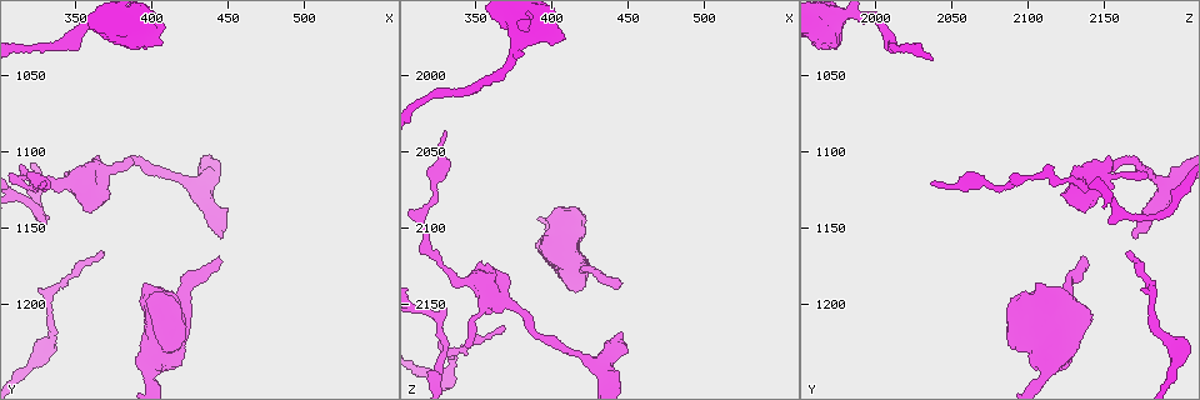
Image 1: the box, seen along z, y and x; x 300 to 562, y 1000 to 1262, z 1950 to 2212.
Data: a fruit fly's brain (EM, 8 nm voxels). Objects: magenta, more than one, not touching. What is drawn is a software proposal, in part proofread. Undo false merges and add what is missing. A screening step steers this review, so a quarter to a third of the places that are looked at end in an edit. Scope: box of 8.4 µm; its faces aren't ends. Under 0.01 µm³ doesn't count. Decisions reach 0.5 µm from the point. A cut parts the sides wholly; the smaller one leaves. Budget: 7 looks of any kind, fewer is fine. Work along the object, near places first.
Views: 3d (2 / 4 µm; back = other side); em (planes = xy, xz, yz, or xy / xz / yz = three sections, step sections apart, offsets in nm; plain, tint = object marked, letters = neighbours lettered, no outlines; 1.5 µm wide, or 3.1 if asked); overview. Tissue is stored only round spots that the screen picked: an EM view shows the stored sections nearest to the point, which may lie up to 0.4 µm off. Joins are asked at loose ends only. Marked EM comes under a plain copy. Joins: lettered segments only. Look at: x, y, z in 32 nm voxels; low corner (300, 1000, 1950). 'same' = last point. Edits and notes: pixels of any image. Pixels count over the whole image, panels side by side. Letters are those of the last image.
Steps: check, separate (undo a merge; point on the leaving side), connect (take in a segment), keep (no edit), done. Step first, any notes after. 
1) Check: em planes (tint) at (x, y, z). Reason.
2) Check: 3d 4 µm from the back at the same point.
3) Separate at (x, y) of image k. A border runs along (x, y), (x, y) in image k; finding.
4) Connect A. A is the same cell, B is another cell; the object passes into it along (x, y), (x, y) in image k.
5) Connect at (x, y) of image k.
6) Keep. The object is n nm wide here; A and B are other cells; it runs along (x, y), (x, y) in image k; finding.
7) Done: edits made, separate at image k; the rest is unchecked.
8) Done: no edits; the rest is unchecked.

Check: em xy step 8 (tint) at (442, 1170, 2138). Branch stops here.

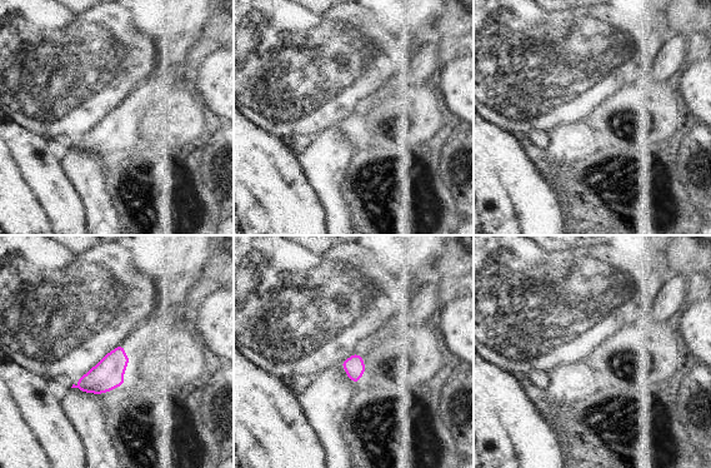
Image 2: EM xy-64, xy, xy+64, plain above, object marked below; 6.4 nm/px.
Check: em xz step 8 (letters) at the same point.

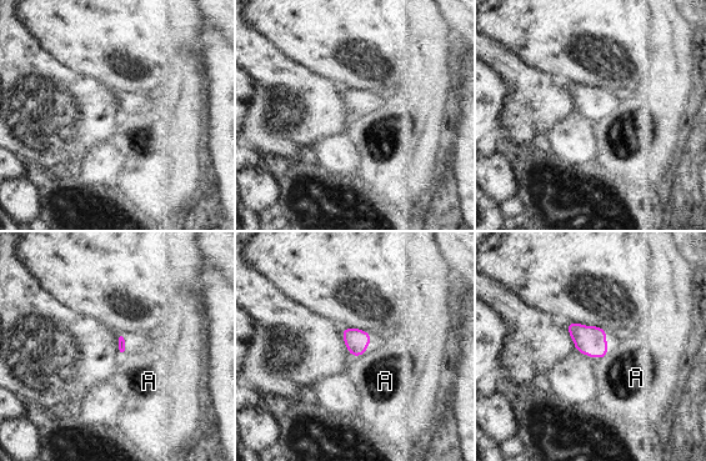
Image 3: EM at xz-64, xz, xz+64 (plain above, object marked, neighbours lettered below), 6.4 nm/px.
Keep. The longest contact is with A, 80 nm; A is another cell; a border runs along (364, 352), (354, 356) in image 3; none of them fits.

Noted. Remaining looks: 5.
Check: em xz step 8 (letters) at (428, 1124, 2188). Sudden change in width.

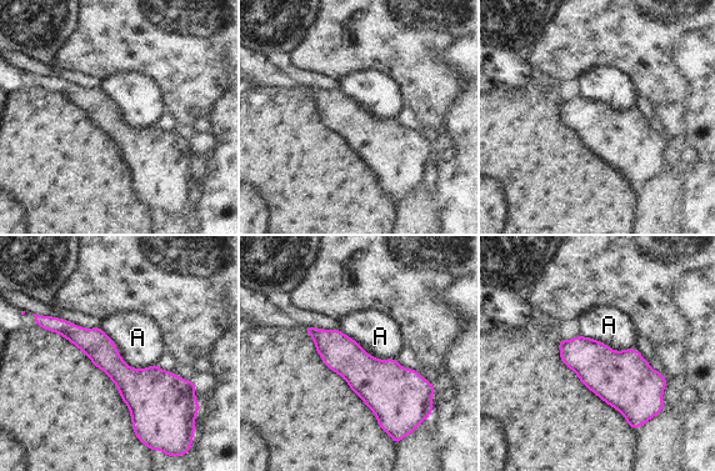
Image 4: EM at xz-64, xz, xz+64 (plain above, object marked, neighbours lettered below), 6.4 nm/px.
Keep. The longest contact is with A, 440 nm; A is another cell; it runs along (60, 322), (135, 387), (135, 421) in image 4; all the same neuron.

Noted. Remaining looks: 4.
Check: em planes (tint) at (366, 1162, 2166). Long arm stops here.

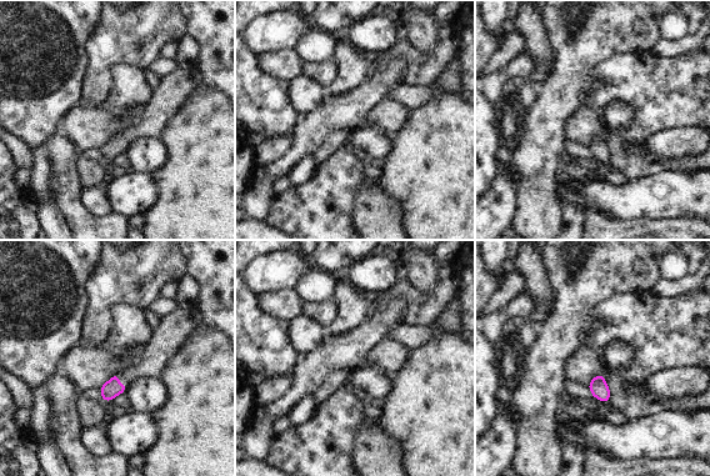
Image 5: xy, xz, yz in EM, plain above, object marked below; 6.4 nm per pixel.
Check: em planes (letters) at the same point. See the neighbours.

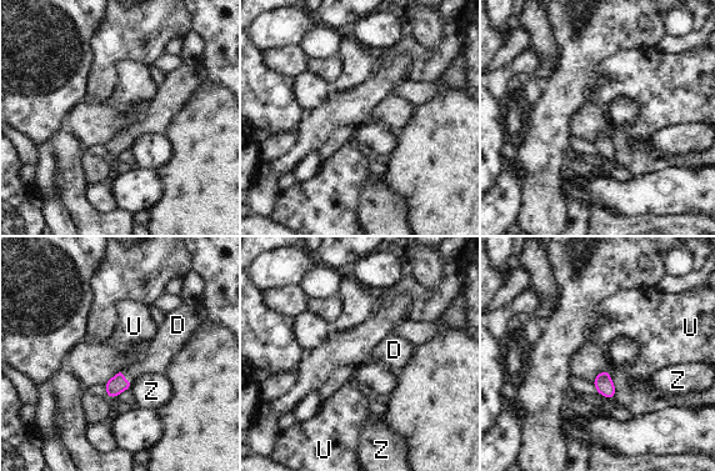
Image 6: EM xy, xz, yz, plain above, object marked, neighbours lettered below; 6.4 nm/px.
Connect D. The object is 80 nm wide here; D is the same cell, U and Z are other cells; the object passes into it along (118, 384), (123, 377), (155, 356) in image 6; it goes on there.

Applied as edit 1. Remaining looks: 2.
Done: edits made, connect at image 6; the rest is unchecked.

